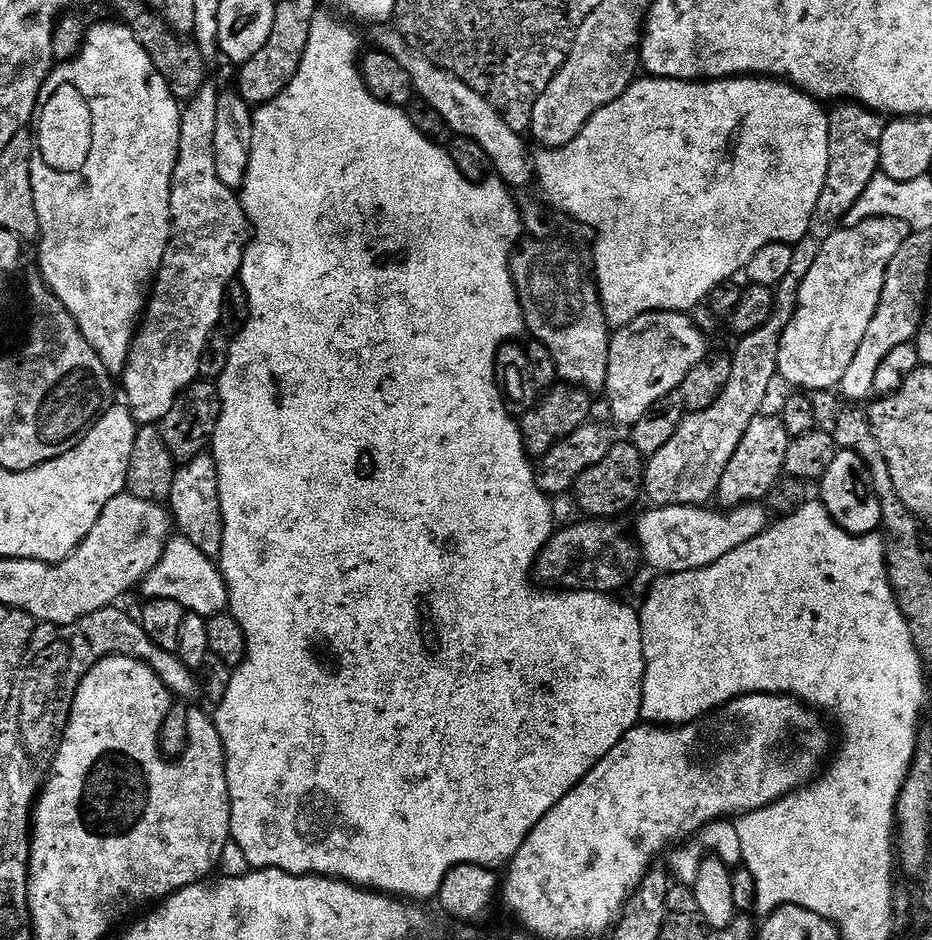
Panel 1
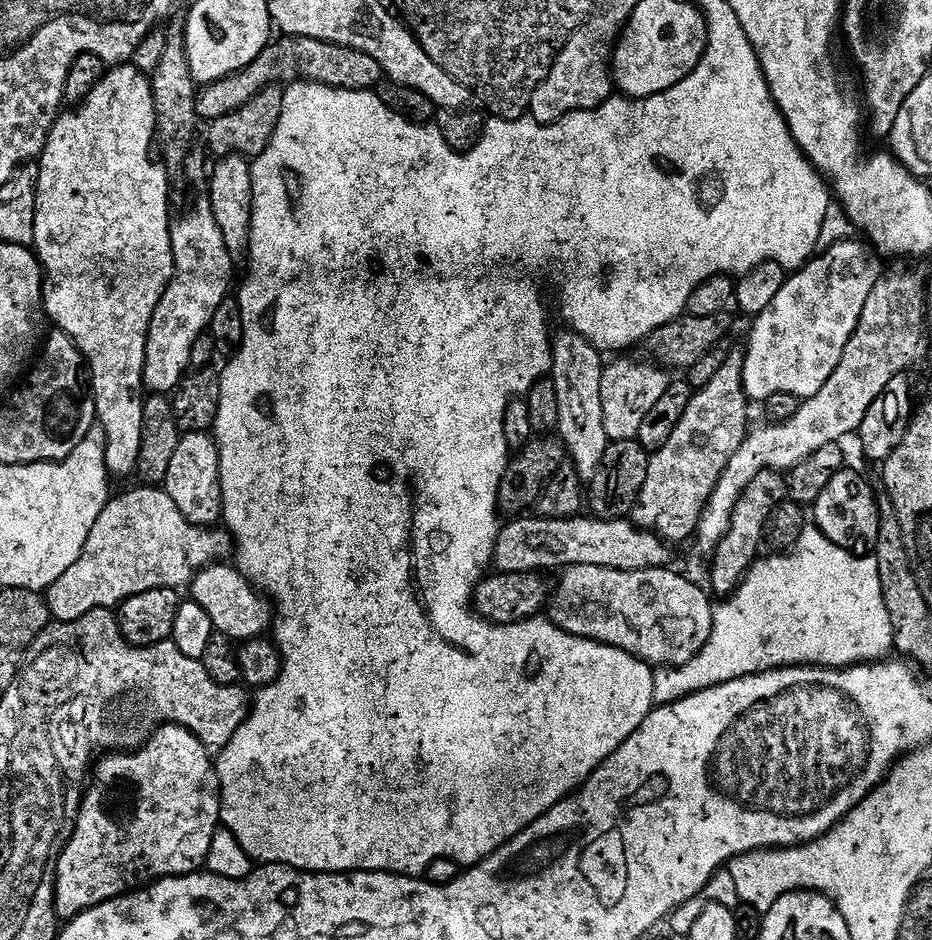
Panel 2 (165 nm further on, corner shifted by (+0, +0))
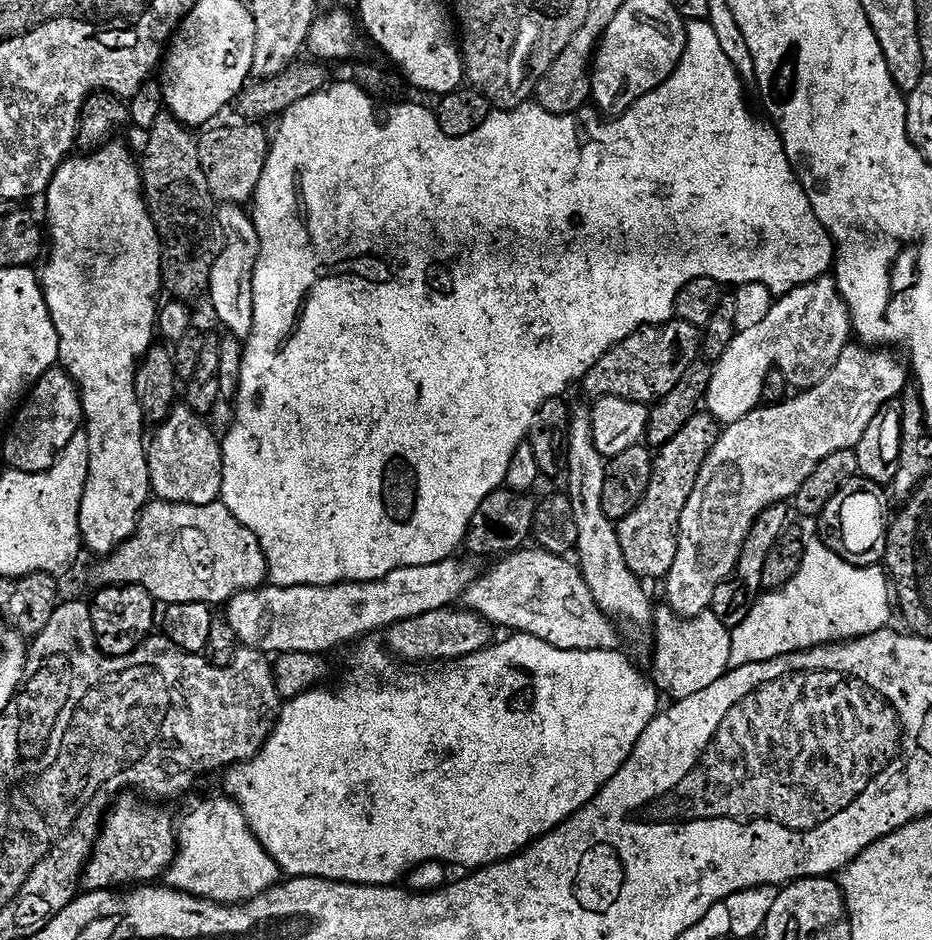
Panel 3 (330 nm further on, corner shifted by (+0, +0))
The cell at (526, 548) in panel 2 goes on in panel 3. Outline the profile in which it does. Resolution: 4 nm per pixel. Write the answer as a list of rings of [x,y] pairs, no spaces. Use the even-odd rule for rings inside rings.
[[[449,558],[437,564],[399,568],[386,574],[380,580],[367,580],[361,584],[331,584],[328,588],[306,586],[305,584],[293,588],[275,586],[251,588],[240,592],[228,601],[226,619],[230,622],[230,626],[234,626],[237,641],[245,648],[256,648],[265,654],[279,654],[294,650],[326,654],[330,648],[334,648],[346,640],[354,642],[369,634],[376,634],[379,628],[387,630],[392,625],[414,618],[418,614],[430,614],[434,610],[442,610],[455,605],[463,597],[464,591],[482,575],[479,559],[460,559]]]

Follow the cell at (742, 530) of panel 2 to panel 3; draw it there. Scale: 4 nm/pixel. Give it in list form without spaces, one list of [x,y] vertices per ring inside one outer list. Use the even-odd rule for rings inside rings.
[[[787,503],[775,504],[762,510],[762,514],[758,514],[754,526],[750,526],[750,534],[746,534],[746,542],[742,546],[736,563],[734,578],[725,580],[718,586],[718,590],[714,590],[710,611],[716,615],[718,622],[722,622],[722,626],[726,626],[729,630],[746,622],[746,614],[761,595],[762,566],[766,566],[766,558],[770,555],[774,542],[778,542],[778,538],[784,533],[785,528],[789,527],[788,508]]]

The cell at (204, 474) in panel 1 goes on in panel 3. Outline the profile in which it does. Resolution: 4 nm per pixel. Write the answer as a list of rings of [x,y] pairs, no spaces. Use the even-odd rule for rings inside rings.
[[[177,406],[169,413],[163,424],[155,429],[156,437],[151,437],[147,445],[148,450],[148,473],[152,483],[152,492],[155,499],[165,500],[171,504],[193,504],[194,506],[206,506],[215,504],[220,500],[222,490],[222,462],[224,450],[221,437],[216,436],[214,429],[208,425],[205,417],[187,406]]]

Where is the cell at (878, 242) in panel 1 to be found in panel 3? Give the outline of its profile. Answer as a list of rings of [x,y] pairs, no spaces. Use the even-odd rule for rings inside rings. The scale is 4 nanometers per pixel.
[[[831,275],[790,290],[773,303],[769,314],[758,326],[751,327],[745,332],[737,331],[734,342],[730,342],[730,350],[726,350],[726,354],[722,354],[722,358],[715,361],[706,393],[707,415],[714,417],[724,426],[746,418],[746,414],[761,407],[762,382],[766,382],[766,374],[774,370],[781,372],[793,389],[812,388],[818,382],[822,382],[826,374],[830,374],[830,370],[834,370],[838,358],[842,358],[852,335],[852,319],[848,313],[848,307]]]

